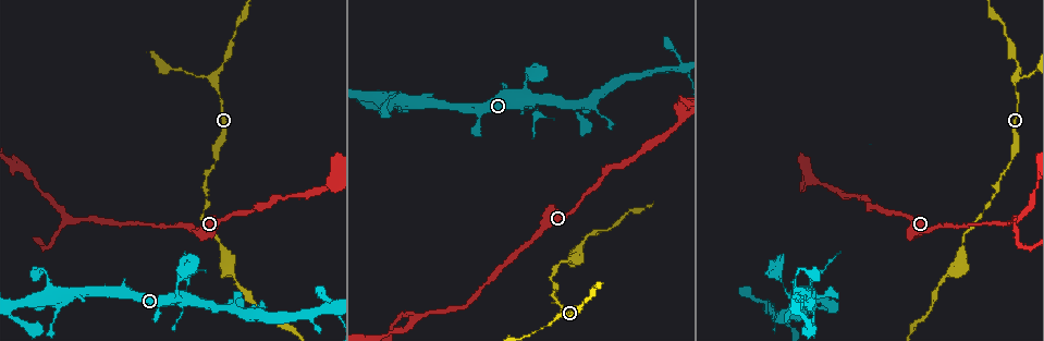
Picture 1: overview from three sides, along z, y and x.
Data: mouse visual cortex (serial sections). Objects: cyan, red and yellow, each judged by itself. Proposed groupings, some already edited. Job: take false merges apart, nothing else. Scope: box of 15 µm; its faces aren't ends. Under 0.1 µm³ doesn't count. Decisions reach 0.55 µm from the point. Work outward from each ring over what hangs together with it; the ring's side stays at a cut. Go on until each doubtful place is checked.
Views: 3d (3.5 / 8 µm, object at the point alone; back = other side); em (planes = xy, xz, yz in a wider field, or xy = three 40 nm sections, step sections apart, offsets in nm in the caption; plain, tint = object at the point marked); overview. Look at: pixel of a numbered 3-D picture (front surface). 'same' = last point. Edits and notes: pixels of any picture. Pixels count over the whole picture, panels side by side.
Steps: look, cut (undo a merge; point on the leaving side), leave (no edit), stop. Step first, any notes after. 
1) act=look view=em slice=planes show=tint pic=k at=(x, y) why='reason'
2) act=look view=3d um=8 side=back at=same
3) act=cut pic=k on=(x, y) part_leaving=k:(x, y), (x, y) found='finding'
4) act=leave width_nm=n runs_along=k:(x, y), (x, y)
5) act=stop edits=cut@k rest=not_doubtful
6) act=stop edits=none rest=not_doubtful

act=look view=3d um=3.5 pic=1 at=(680, 66) why='sharp bend'

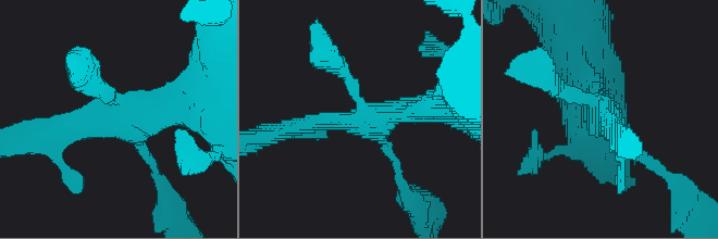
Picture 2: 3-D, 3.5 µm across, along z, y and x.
act=look view=em slice=xy step=2 show=plain pic=2 at=(112, 118)

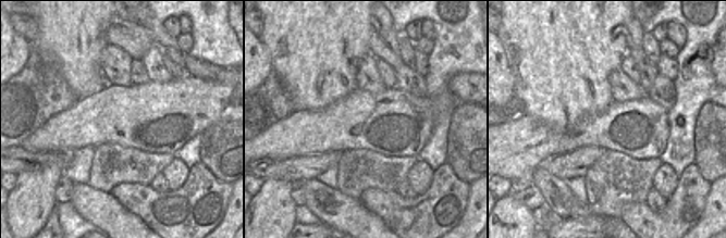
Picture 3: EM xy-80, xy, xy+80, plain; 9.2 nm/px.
act=look view=em slice=xy step=2 show=tint at=same why='where the object lies'

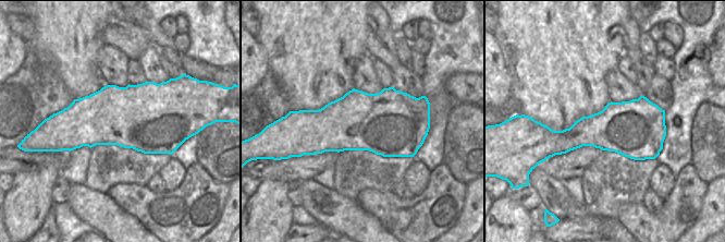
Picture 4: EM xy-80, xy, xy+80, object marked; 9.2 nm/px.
act=leave runs_along=2:(291, 129), (363, 118), (344, 71) found='continuous, no second cell'

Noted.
act=look view=3d um=3.5 pic=1 at=(73, 219) why='three-way junction'

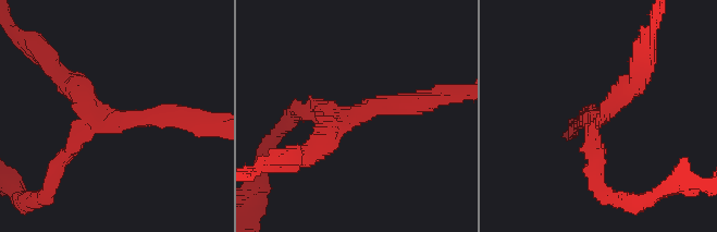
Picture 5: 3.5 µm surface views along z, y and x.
act=look view=em slice=planes show=plain pic=5 at=(110, 119)

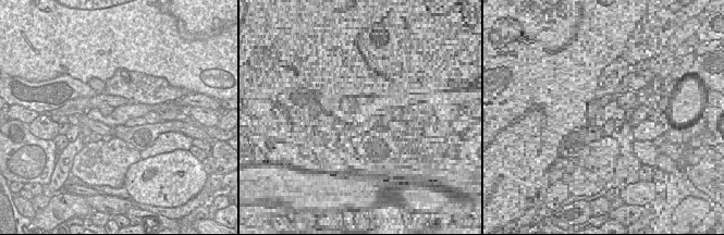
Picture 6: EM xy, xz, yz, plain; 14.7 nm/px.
act=look view=em slice=planes show=tint at=same

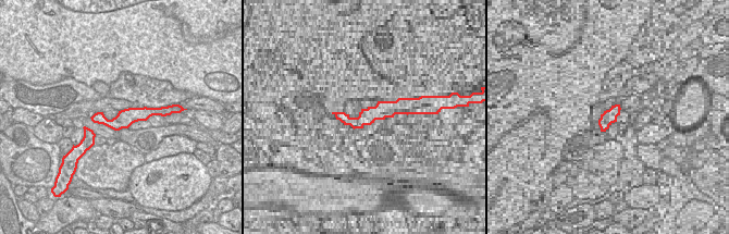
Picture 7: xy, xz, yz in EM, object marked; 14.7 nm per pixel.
act=leave arm_widths_nm=200,250,350 runs_along=5:(425, 102), (366, 108), (308, 155) found='continuous, no second cell'

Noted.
act=look view=3d um=3.5 pic=1 at=(1016, 85) why='branch point'

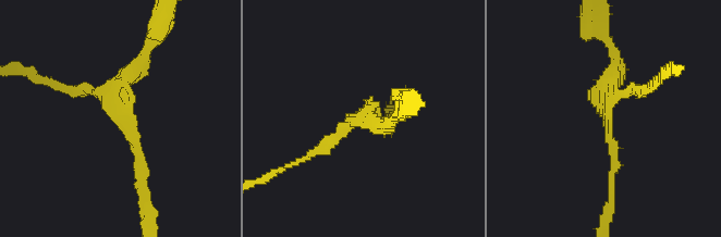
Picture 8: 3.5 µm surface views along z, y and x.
act=look view=em slice=xy step=1 show=tint pic=8 at=(602, 109) arms=3 arm_widths_nm=150,150,200

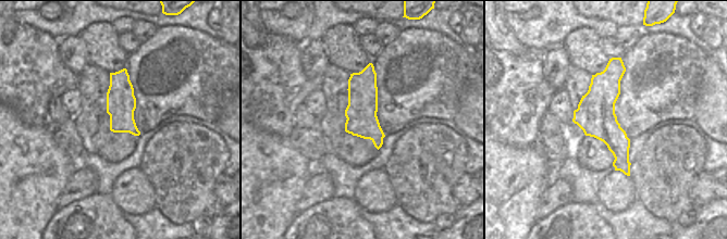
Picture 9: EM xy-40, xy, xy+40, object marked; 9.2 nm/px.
act=leave runs_along=8:(139, 176), (122, 83), (146, 49) found='one cell here'

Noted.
act=stop edits=none rest=not_doubtful

